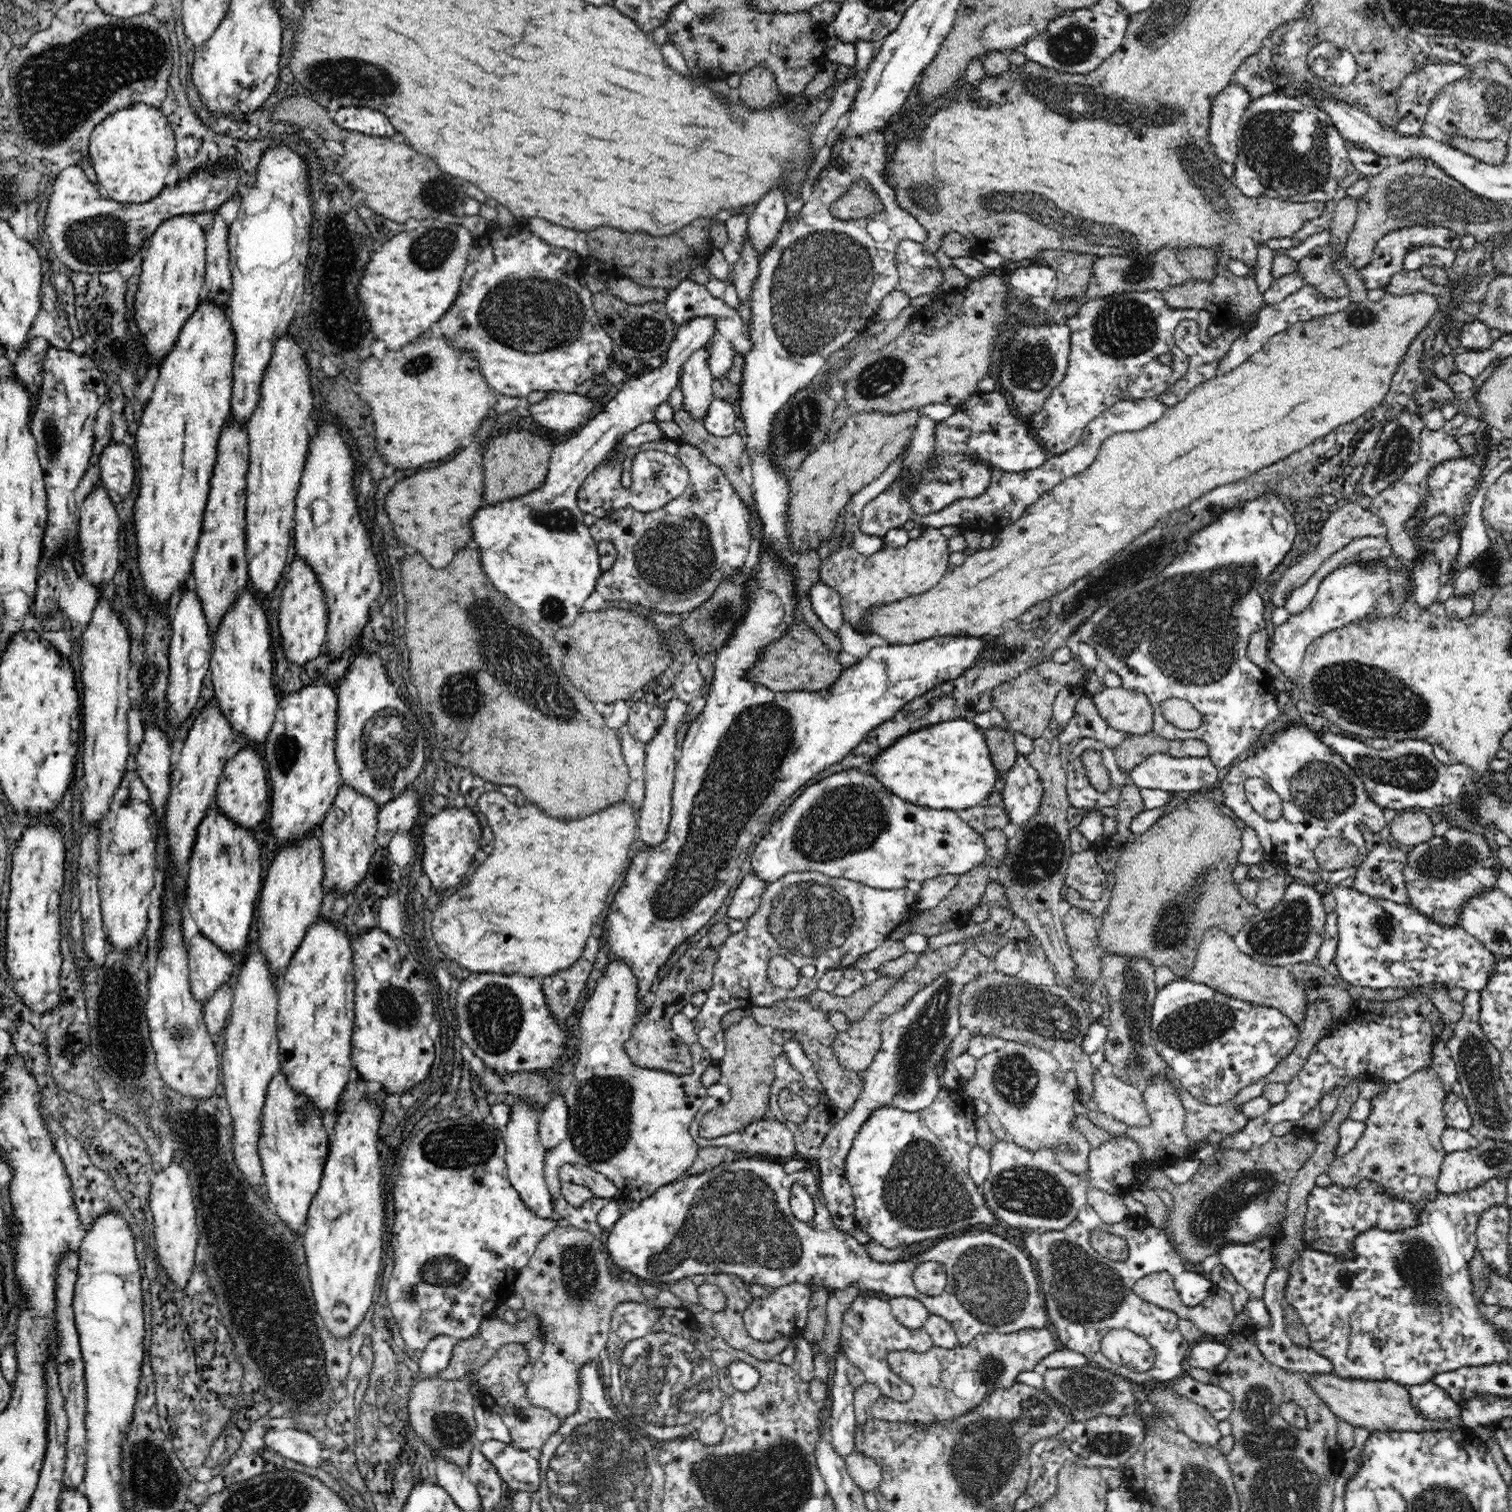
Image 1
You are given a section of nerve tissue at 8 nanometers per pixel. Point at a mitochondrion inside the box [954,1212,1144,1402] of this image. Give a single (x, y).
(1086, 1292)

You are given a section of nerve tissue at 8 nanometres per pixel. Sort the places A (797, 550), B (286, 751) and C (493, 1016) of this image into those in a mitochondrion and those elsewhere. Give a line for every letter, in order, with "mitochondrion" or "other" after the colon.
A: other
B: mitochondrion
C: mitochondrion

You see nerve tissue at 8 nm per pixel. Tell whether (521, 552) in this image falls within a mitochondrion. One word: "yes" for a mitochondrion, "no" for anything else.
no

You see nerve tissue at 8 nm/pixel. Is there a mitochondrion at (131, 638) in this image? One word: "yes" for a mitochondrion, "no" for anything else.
no

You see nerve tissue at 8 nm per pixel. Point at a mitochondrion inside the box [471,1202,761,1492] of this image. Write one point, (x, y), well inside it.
(666, 1377)

